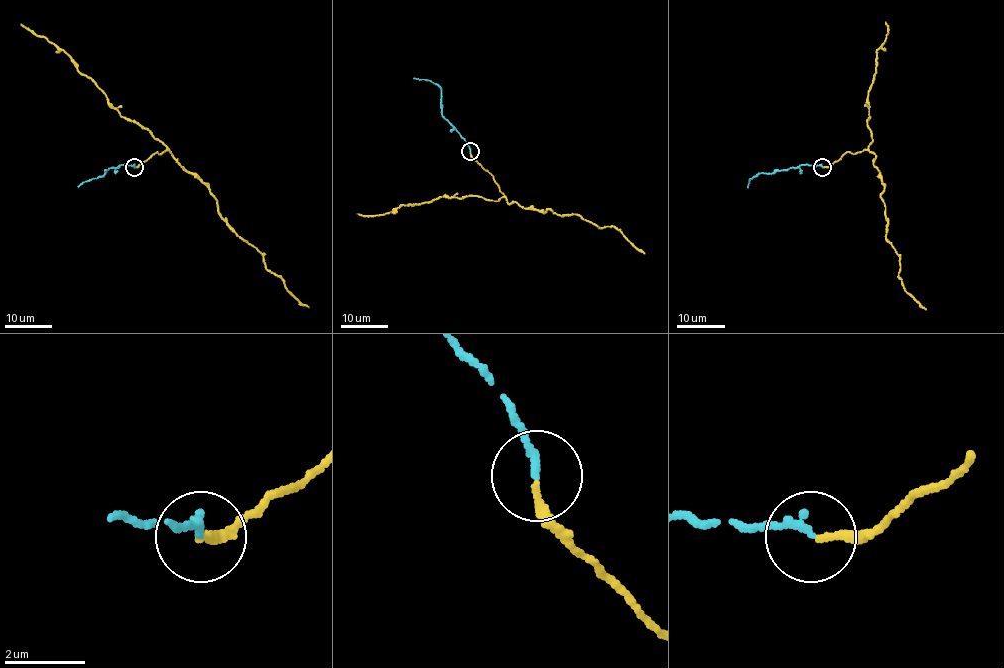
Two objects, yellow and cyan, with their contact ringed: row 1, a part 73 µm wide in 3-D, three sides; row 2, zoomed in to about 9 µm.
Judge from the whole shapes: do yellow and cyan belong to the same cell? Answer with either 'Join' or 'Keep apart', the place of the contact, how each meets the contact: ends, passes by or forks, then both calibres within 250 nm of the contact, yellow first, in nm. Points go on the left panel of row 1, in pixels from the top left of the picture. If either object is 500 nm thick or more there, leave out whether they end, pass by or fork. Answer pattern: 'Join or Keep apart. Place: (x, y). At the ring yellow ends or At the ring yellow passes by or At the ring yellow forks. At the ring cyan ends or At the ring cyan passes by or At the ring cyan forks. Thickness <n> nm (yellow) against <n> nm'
Join. Place: (134, 167). At the ring yellow ends. At the ring cyan ends. Thickness 200 nm (yellow) against 220 nm

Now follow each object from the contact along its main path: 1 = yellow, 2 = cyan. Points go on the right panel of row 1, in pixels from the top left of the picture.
1: (822, 167), (848, 151), (875, 155), (886, 239), (899, 255), (898, 278), (926, 309)
2: (822, 167), (799, 165), (772, 173), (758, 173), (749, 180), (748, 187)

